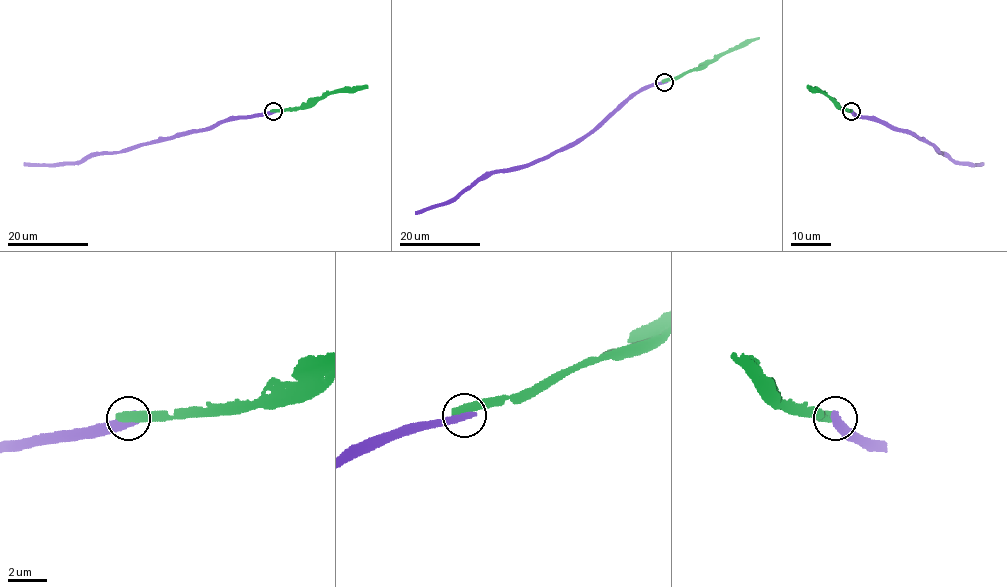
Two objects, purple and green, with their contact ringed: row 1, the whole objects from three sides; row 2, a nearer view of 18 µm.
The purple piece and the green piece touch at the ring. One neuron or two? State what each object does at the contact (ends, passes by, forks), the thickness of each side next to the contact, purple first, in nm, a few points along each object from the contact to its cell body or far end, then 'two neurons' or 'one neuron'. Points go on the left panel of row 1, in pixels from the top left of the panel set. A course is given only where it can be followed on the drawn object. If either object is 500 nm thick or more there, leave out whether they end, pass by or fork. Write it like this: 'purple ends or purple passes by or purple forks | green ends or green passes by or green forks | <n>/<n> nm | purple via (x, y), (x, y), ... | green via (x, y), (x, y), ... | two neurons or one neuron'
550/550 nm | purple via (273, 111), (228, 119), (208, 129), (146, 142), (116, 152), (95, 152), (77, 162), (23, 163) | green via (273, 111), (295, 110), (312, 105), (332, 92), (368, 86) | two neurons

